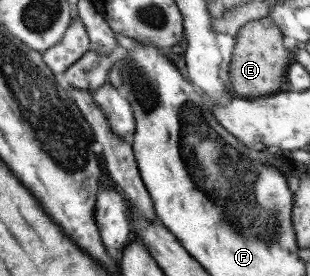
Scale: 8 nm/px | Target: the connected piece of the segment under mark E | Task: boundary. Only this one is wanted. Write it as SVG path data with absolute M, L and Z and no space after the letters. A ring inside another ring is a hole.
M269 17L251 20L243 24L235 36L228 63L230 88L241 96L275 94L286 88L286 71L293 60L293 52L283 47L283 35Z

